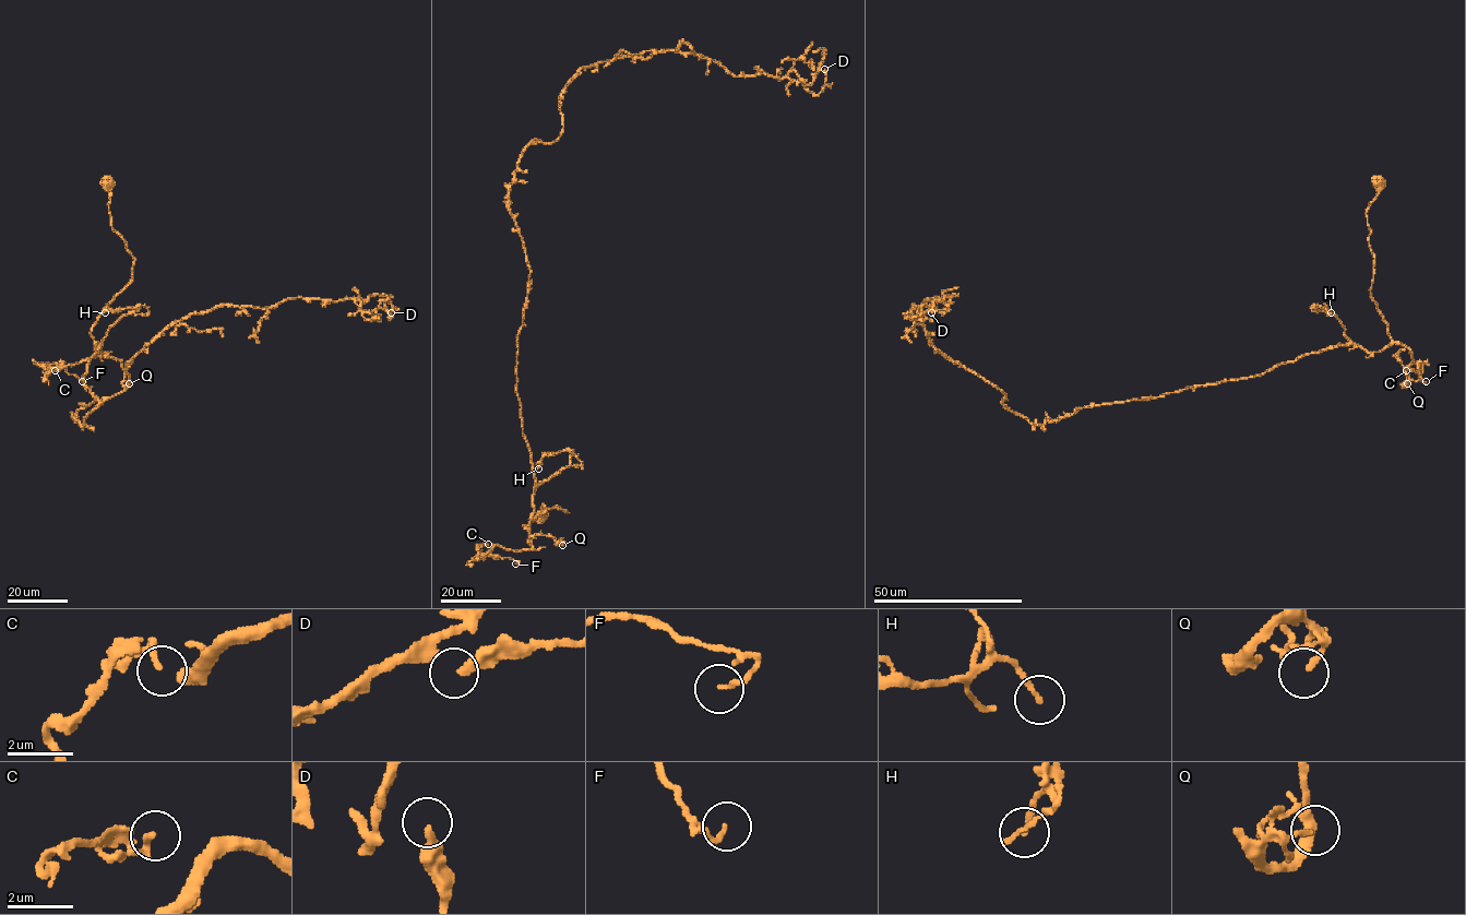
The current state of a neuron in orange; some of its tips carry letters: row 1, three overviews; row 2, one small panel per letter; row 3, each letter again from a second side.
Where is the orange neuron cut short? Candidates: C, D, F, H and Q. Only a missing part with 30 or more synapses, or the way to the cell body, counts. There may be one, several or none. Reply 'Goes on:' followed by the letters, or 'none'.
Goes on: none

